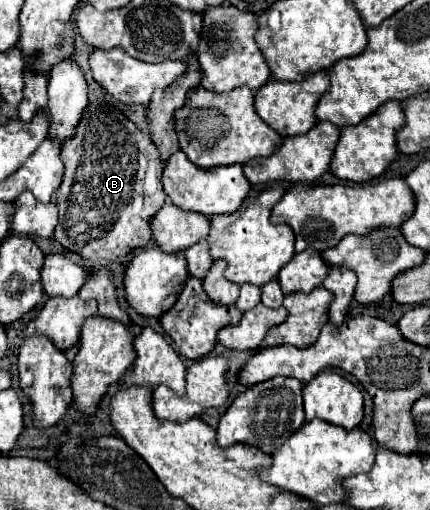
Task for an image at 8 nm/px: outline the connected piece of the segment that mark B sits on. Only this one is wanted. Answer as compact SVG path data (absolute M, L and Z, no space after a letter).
M98 102L86 108L76 128L76 136L62 144L60 156L64 162L64 178L60 188L52 196L52 202L60 210L54 240L62 244L66 250L80 254L82 258L102 258L112 262L116 258L130 254L136 248L146 246L152 238L150 220L166 202L166 194L160 180L164 164L150 136L138 130L118 110Z

